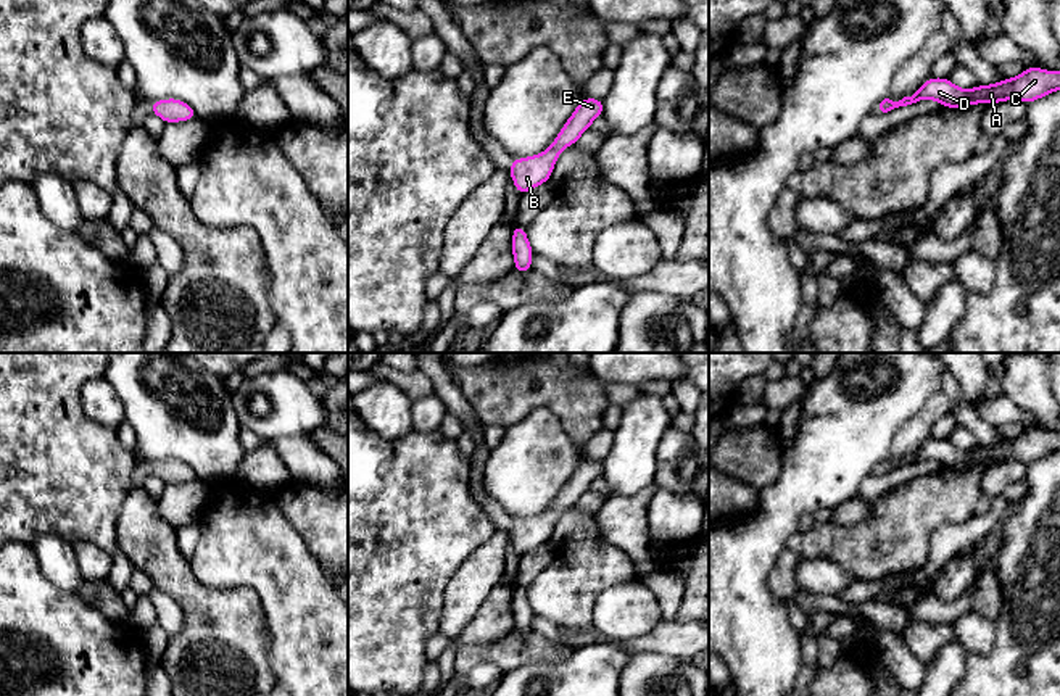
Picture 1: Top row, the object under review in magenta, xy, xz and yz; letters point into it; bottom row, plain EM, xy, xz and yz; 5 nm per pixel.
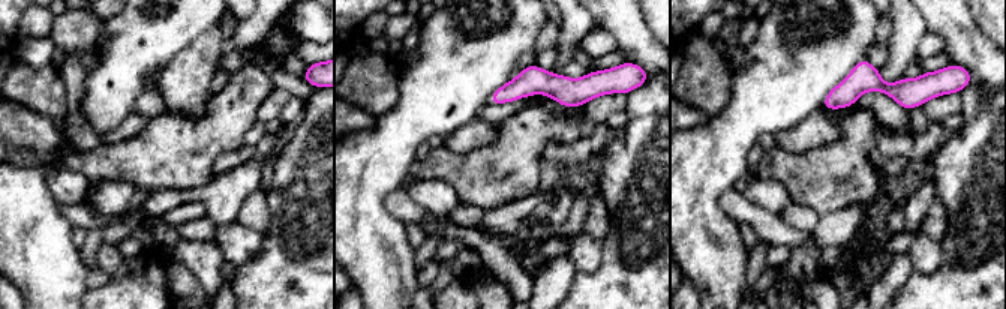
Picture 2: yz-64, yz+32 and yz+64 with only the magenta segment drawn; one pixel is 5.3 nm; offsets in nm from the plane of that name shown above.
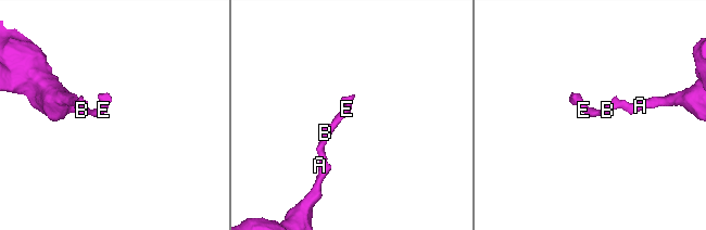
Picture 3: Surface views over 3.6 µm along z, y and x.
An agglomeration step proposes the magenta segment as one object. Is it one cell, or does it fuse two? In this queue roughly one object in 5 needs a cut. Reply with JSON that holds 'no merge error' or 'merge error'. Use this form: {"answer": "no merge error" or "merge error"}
{"answer": "no merge error"}

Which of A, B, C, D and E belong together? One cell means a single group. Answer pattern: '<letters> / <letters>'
A B C D E

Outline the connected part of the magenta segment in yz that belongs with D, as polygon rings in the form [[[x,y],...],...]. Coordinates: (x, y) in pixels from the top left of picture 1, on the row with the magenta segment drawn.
[[[1037,66],[1025,68],[1017,77],[1004,79],[991,85],[976,85],[970,90],[954,85],[949,77],[930,77],[910,97],[904,97],[899,102],[884,98],[880,103],[880,110],[888,113],[921,100],[938,100],[942,108],[965,108],[975,103],[994,105],[1004,100],[1020,100],[1028,105],[1055,90],[1060,90],[1060,71],[1046,71]]]

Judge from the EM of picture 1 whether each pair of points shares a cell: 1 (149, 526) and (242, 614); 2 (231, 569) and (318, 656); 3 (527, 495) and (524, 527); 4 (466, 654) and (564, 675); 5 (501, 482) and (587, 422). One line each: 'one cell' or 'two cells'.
1: one cell
2: one cell
3: two cells
4: two cells
5: two cells

